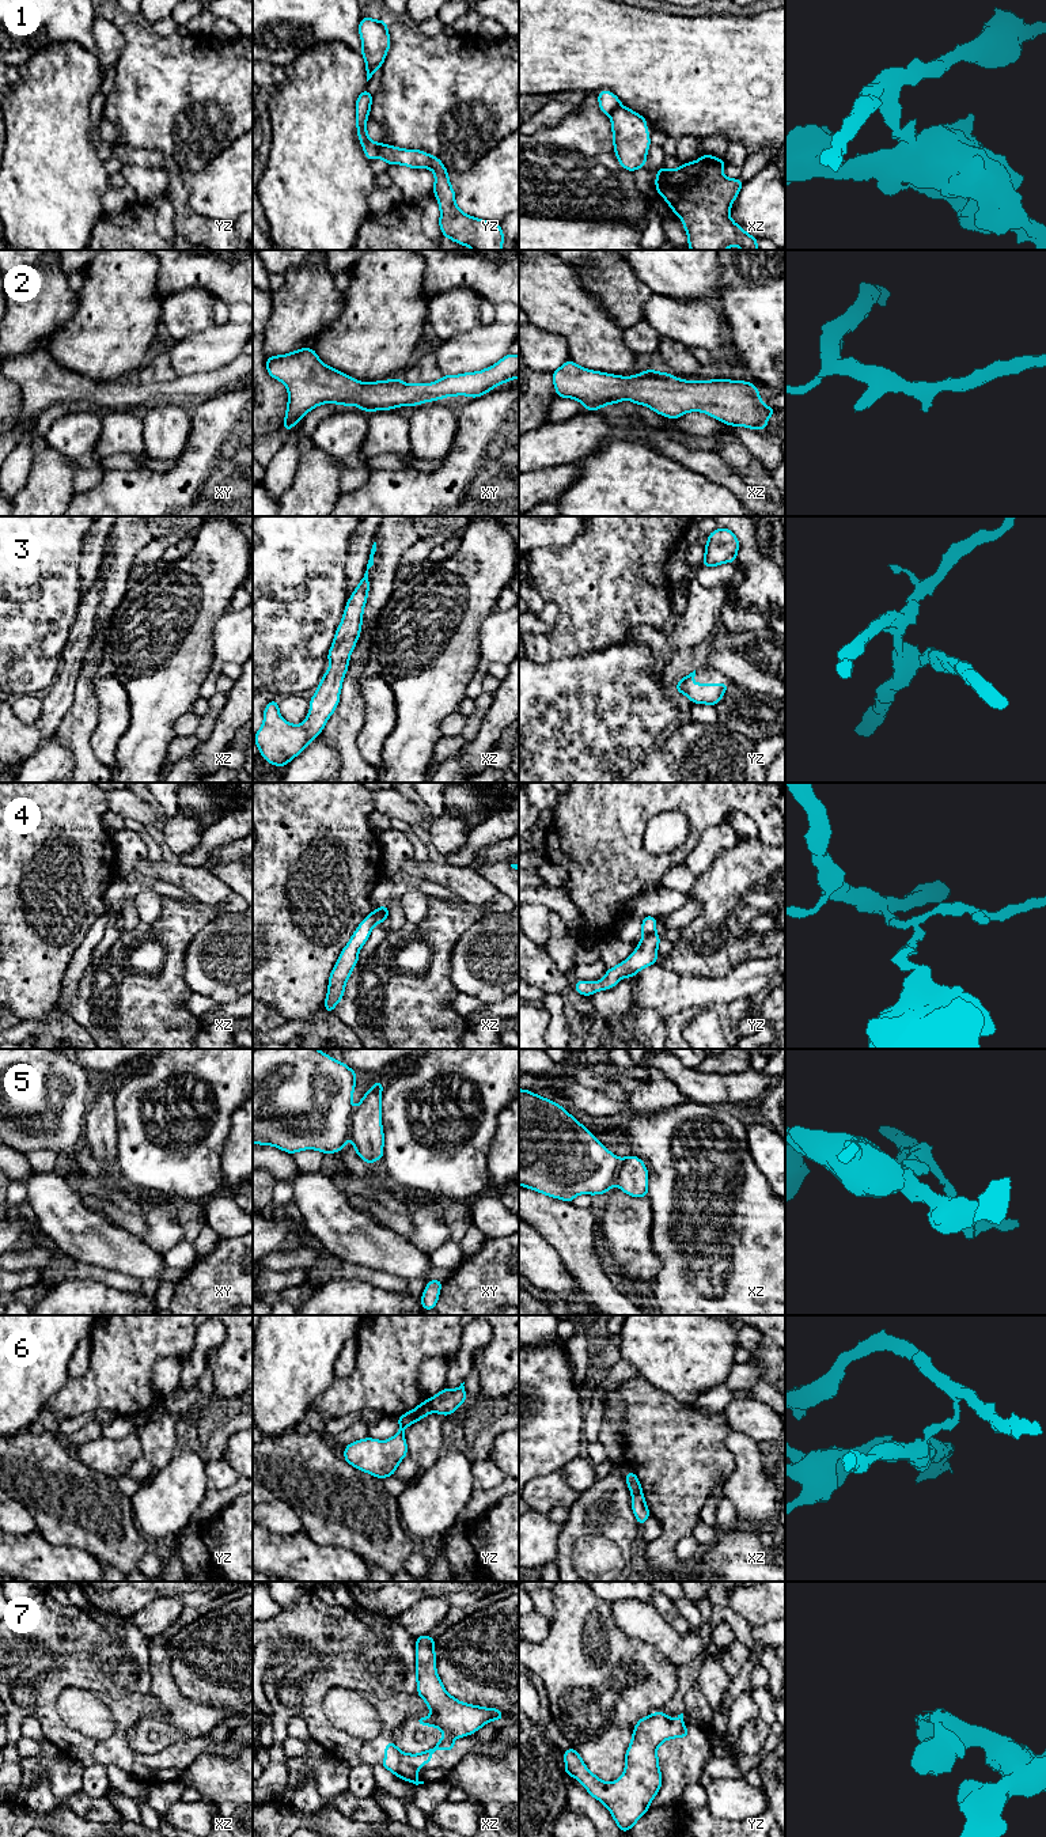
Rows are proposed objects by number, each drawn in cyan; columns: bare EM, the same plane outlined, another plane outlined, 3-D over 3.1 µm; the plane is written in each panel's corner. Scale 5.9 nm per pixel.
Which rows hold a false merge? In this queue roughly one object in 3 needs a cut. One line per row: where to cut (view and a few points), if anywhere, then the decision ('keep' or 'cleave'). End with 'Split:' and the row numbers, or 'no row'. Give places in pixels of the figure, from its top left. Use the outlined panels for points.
1: cut in yz along (381, 144), (378, 156); cleave
2: no cut; keep
3: no cut; keep
4: cut in xz along (379, 908), (376, 923); cleave
5: cut in xy along (353, 1110), (348, 1136); cleave
6: cut in yz along (428, 1400), (432, 1411); cleave
7: cut in xz along (438, 1742), (443, 1743); cleave
Split: 1, 4, 5, 6, 7

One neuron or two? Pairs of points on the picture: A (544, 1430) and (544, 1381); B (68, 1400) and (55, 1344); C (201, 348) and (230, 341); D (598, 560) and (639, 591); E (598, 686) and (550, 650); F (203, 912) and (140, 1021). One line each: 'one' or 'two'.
A: one
B: two
C: one
D: one
E: two
F: one

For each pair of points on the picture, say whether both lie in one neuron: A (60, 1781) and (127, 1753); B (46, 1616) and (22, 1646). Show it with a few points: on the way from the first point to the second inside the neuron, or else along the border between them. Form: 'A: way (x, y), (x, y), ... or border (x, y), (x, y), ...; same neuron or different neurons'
A: border (64, 1754), (76, 1758), (84, 1767); different neurons
B: border (27, 1637), (45, 1648); different neurons

